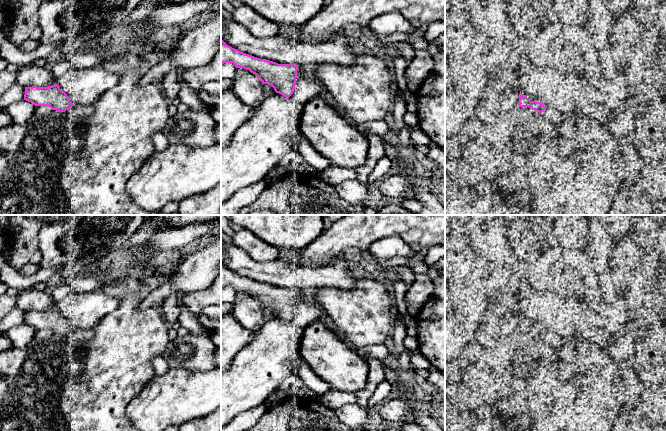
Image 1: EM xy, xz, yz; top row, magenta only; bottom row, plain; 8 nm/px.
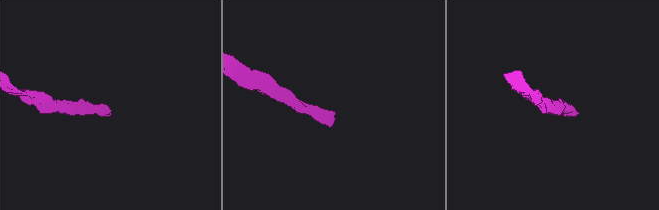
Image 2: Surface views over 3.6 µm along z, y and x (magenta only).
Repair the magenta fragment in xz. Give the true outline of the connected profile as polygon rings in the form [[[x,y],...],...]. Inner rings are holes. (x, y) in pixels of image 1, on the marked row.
[[[221,39],[221,64],[233,63],[255,74],[262,84],[271,85],[276,93],[290,97],[295,89],[296,78],[304,74],[303,66],[278,64],[240,52]]]

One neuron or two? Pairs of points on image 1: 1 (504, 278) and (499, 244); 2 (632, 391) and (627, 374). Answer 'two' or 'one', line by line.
1: one
2: one

